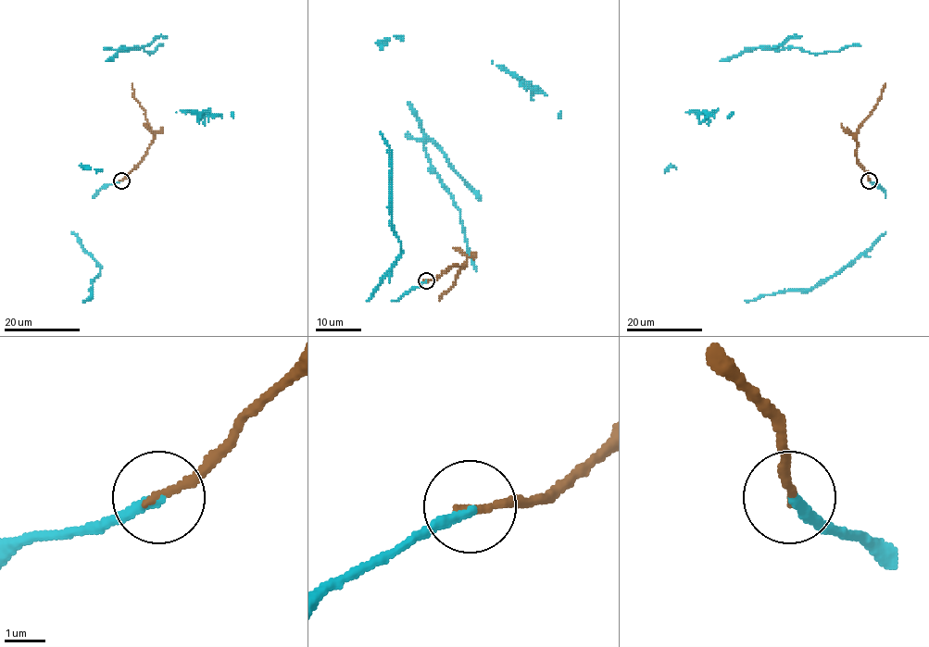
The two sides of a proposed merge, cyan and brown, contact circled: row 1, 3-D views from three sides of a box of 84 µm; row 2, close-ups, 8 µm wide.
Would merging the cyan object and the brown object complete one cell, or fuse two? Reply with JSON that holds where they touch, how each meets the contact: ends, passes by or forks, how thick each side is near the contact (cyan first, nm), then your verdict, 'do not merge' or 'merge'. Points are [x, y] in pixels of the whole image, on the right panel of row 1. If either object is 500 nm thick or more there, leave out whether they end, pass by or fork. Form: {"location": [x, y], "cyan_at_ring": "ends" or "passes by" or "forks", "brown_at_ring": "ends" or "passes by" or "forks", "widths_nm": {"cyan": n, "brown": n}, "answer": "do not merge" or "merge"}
{"location": [869, 180], "cyan_at_ring": "ends", "brown_at_ring": "ends", "widths_nm": {"cyan": 260, "brown": 200}, "answer": "merge"}

